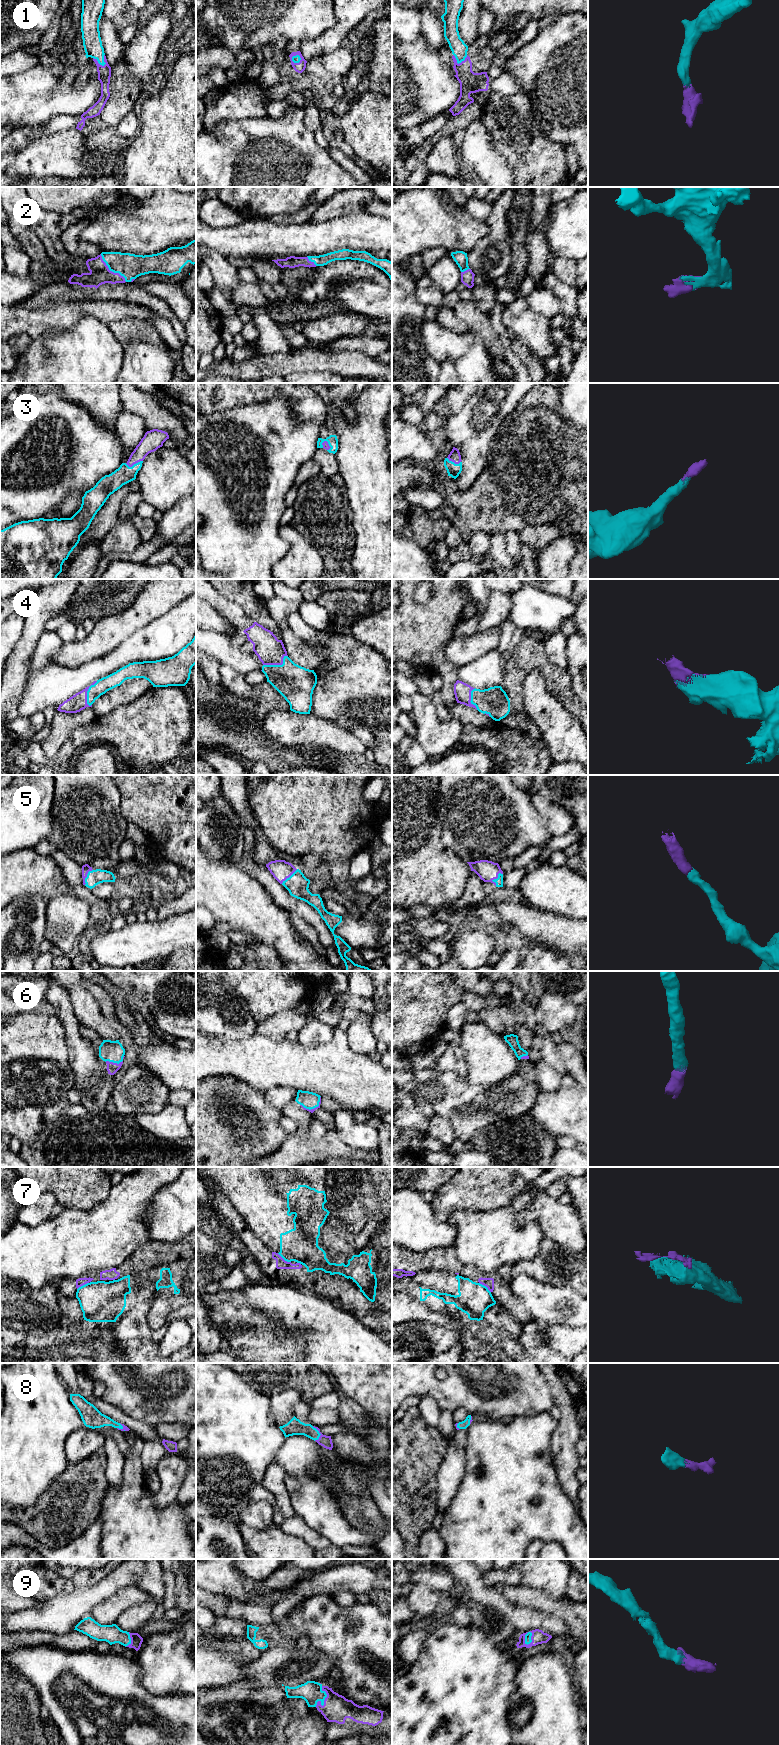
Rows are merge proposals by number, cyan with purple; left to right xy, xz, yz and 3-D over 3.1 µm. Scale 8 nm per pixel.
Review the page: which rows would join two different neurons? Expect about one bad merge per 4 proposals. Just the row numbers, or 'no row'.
7

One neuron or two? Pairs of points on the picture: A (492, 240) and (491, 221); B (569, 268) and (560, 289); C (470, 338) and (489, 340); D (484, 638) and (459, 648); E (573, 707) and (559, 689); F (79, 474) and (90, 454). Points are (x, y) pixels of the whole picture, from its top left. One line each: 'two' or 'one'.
A: one
B: two
C: two
D: one
E: one
F: one

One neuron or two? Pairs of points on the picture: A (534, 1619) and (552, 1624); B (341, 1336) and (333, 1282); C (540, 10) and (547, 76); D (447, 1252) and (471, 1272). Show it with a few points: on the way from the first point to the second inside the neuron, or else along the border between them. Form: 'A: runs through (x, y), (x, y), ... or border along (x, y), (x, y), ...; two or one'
A: runs through (538, 1620), (548, 1624); one
B: border along (335, 1305), (351, 1313), (357, 1319); two
C: border along (564, 12), (549, 13), (539, 20); two
D: runs through (450, 1259), (464, 1271); one

